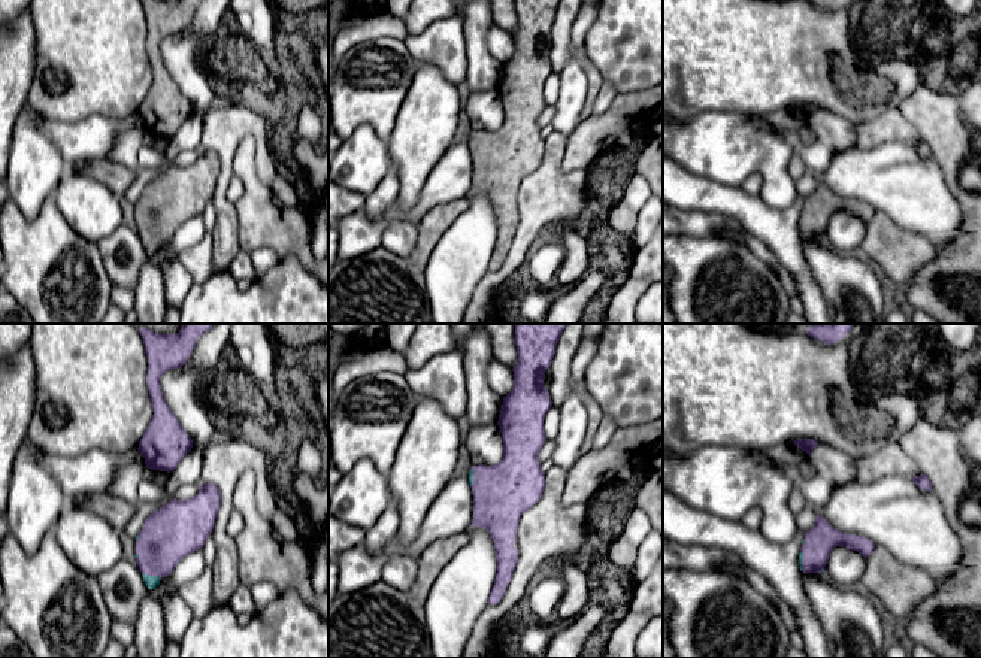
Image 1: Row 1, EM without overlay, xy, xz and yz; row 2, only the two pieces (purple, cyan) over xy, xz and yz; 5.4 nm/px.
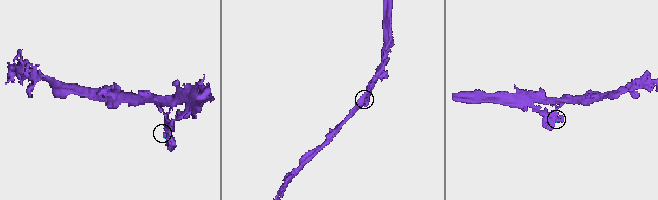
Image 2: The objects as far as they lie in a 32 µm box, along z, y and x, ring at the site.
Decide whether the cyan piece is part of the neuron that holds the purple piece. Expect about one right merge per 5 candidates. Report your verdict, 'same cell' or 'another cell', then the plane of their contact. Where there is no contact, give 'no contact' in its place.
same cell | xy

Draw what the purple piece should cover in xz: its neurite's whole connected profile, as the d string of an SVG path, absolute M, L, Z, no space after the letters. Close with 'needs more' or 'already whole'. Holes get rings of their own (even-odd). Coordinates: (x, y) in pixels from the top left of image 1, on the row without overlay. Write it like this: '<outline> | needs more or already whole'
M515 0L518 19L514 54L503 63L497 91L503 122L494 131L472 131L469 151L473 160L473 192L488 195L497 222L497 239L490 270L497 270L512 245L518 227L517 195L521 181L539 167L545 139L538 119L546 107L544 85L551 63L544 52L561 0Z | needs more

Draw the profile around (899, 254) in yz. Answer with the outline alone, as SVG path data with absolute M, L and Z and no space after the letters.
M875 210L873 218L866 222L856 255L875 270L881 269L890 282L903 285L933 260L933 246L899 228L887 213Z

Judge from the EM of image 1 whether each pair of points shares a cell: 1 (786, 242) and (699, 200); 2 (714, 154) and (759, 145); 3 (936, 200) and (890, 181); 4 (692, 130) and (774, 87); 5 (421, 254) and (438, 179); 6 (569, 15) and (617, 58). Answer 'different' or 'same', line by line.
1: same
2: same
3: same
4: different
5: different
6: different

